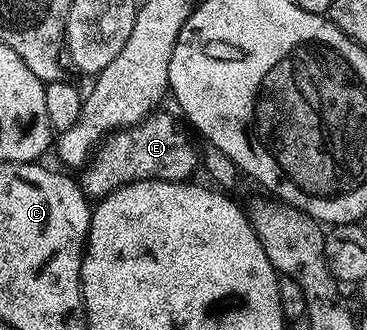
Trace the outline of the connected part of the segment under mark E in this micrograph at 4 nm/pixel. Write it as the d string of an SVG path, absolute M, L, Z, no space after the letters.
M153 113L143 123L134 127L122 127L118 131L105 135L98 146L91 152L90 158L83 164L78 175L78 182L85 195L99 201L110 192L125 187L127 183L134 181L146 181L147 179L161 179L171 183L182 183L193 178L192 170L198 167L198 151L186 136L180 132L180 127L168 115Z

